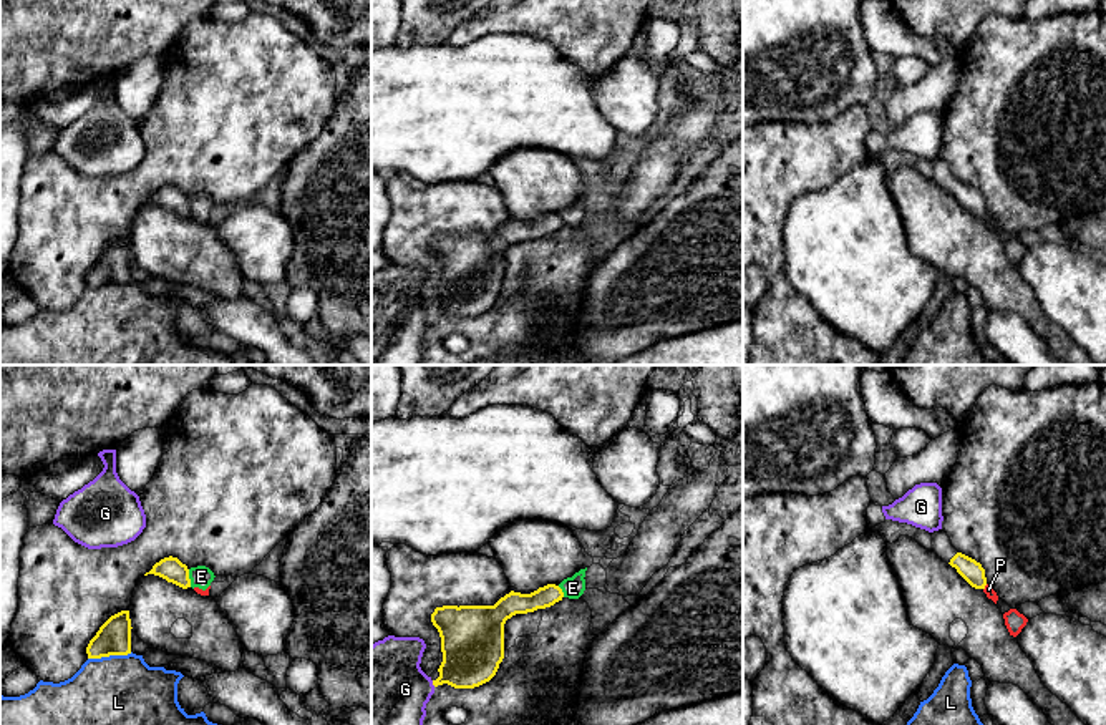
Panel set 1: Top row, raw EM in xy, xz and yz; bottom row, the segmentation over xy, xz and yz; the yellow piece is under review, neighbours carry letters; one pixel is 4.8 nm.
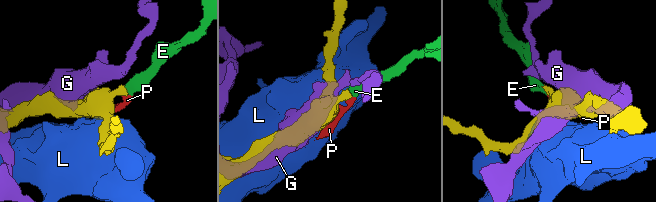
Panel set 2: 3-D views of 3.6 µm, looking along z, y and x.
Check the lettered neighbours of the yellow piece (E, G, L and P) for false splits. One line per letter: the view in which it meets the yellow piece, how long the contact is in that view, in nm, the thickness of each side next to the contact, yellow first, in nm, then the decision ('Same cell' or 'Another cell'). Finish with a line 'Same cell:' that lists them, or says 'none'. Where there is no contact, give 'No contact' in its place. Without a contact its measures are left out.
E: Touches yellow in xy. Shared border 90 nm. Thickness 120 nm (yellow) against 110 nm. Another cell
G: Touches yellow in xz. Shared border 40 nm. Thickness 280 nm (yellow) against 440 nm. Another cell
L: Touches yellow in xy. Shared border 220 nm. Thickness 160 nm (yellow) against 480 nm. Another cell
P: Touches yellow in yz. Shared border 40 nm. Thickness 110 nm (yellow) against 50 nm. Another cell
Same cell: none

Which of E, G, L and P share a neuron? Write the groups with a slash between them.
E P / G / L

